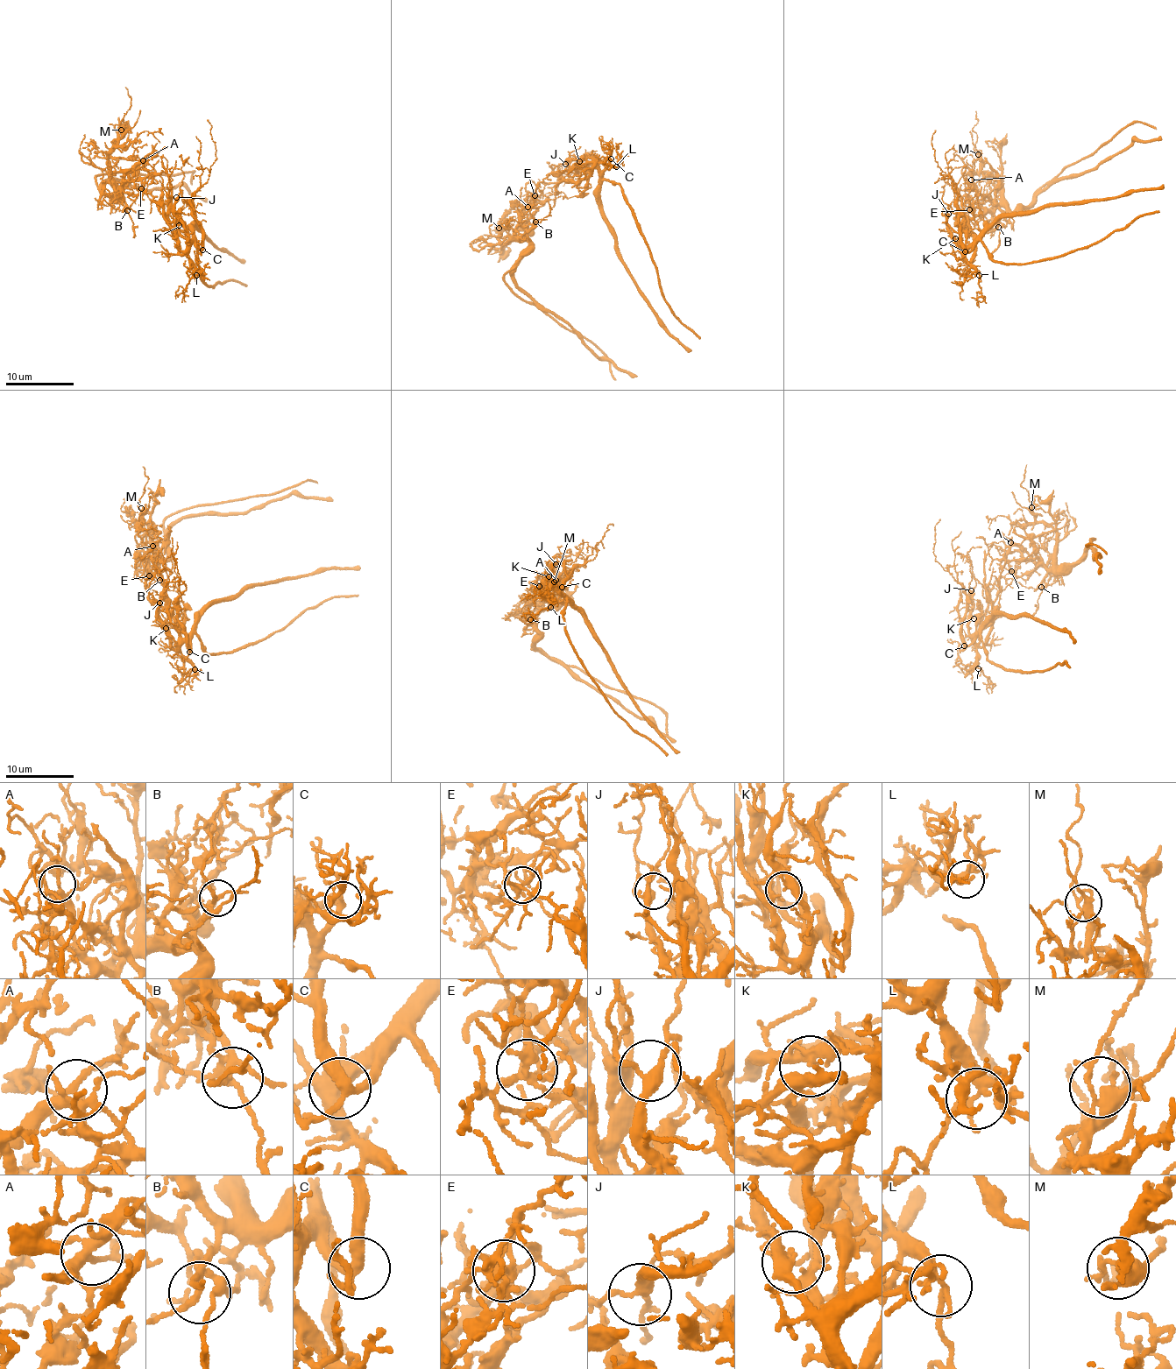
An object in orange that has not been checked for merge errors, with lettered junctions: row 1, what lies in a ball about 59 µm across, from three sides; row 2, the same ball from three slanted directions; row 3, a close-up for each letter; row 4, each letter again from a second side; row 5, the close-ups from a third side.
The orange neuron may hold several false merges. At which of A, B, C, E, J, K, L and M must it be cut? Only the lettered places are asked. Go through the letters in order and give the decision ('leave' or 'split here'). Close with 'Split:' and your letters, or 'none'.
A: leave
B: leave
C: leave
E: split here
J: leave
K: leave
L: leave
M: leave
Split: E

